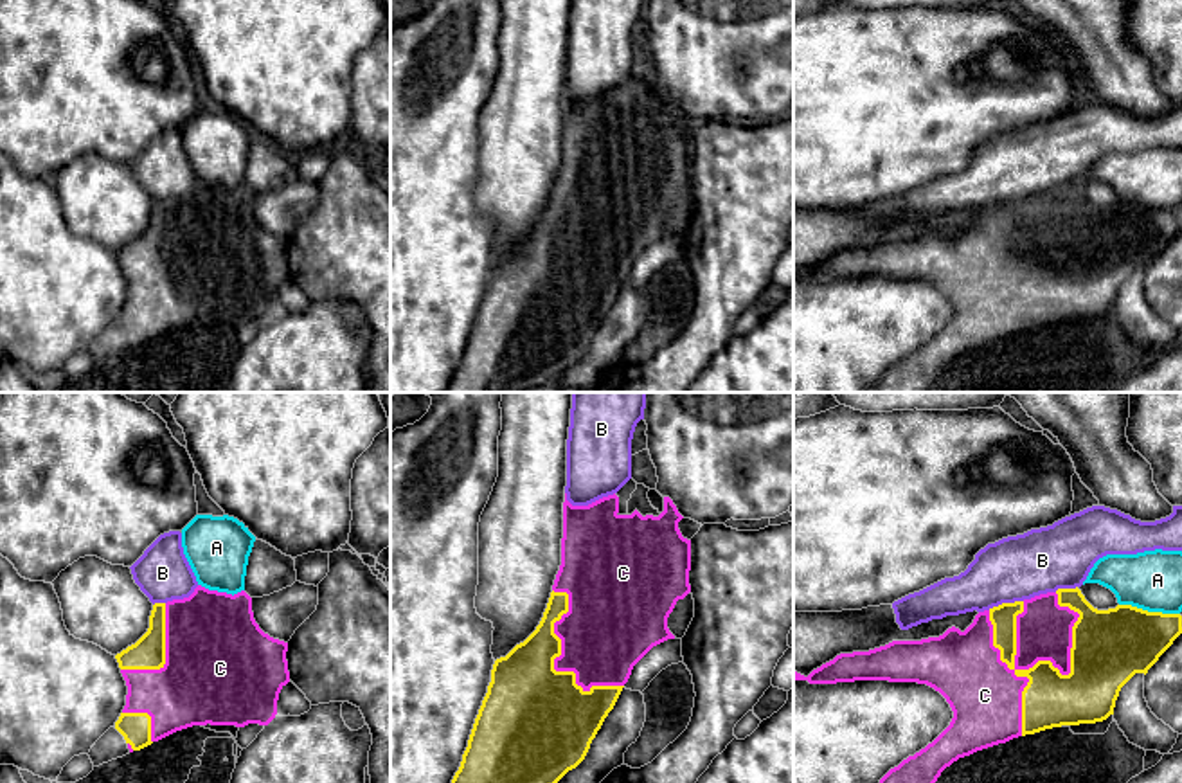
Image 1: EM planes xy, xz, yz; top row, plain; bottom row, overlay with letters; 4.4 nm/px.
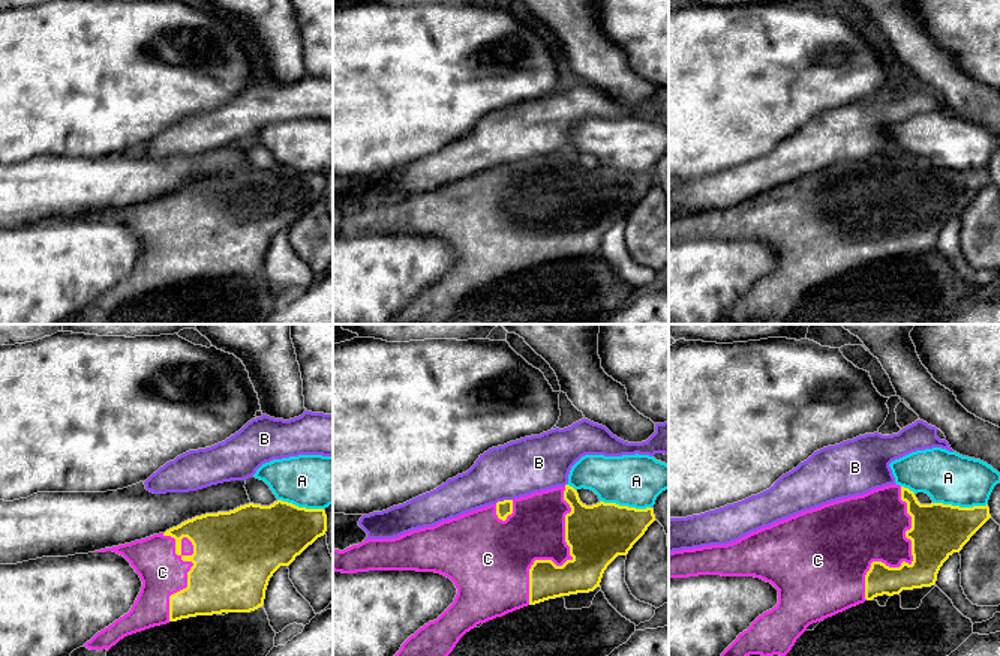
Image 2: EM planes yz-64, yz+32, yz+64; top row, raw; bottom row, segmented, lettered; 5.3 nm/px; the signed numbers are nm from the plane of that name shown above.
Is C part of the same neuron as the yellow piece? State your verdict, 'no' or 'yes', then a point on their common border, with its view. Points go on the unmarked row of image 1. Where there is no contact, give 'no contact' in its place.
yes; meets yellow in yz at (1051, 260)

